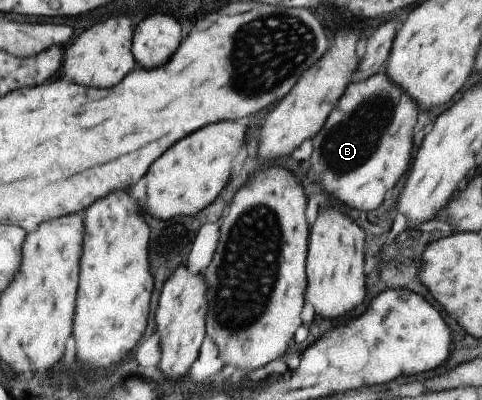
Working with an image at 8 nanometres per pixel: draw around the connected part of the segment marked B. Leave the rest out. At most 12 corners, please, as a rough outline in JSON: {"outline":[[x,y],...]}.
{"outline":[[384,71],[312,138],[320,187],[378,207],[410,165],[416,103]]}

